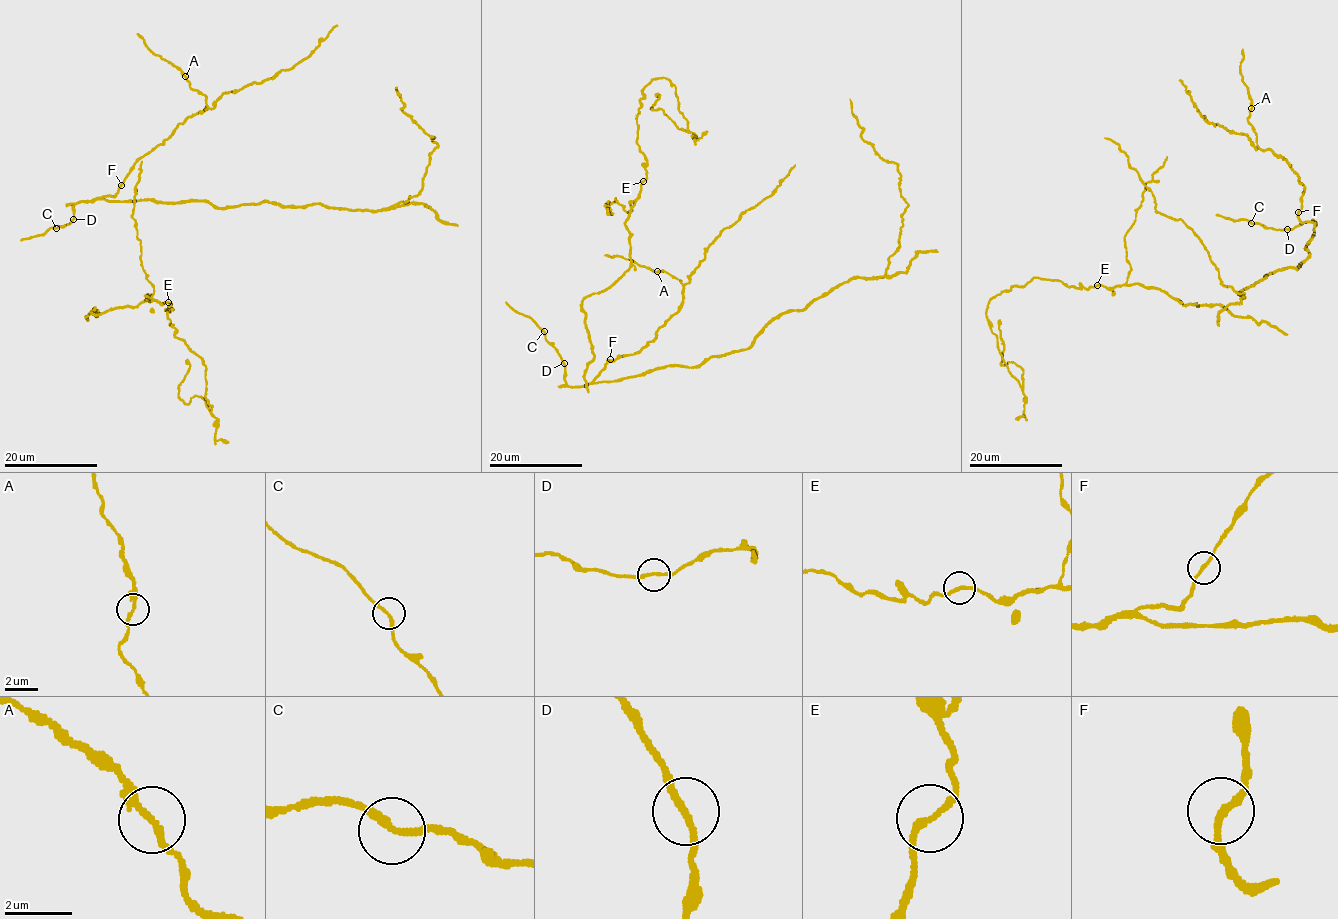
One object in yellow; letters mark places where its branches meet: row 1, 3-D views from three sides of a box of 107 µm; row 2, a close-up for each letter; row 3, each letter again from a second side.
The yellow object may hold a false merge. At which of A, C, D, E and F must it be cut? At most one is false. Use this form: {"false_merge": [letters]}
{"false_merge": ["E"]}

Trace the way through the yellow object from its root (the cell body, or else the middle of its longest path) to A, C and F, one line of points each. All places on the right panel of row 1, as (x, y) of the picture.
A: (1286, 229), (1316, 225), (1299, 218), (1305, 190), (1299, 176), (1258, 146), (1251, 108)
C: (1286, 229), (1251, 223)
F: (1286, 229), (1308, 221), (1315, 221), (1316, 225), (1303, 222), (1298, 212)

